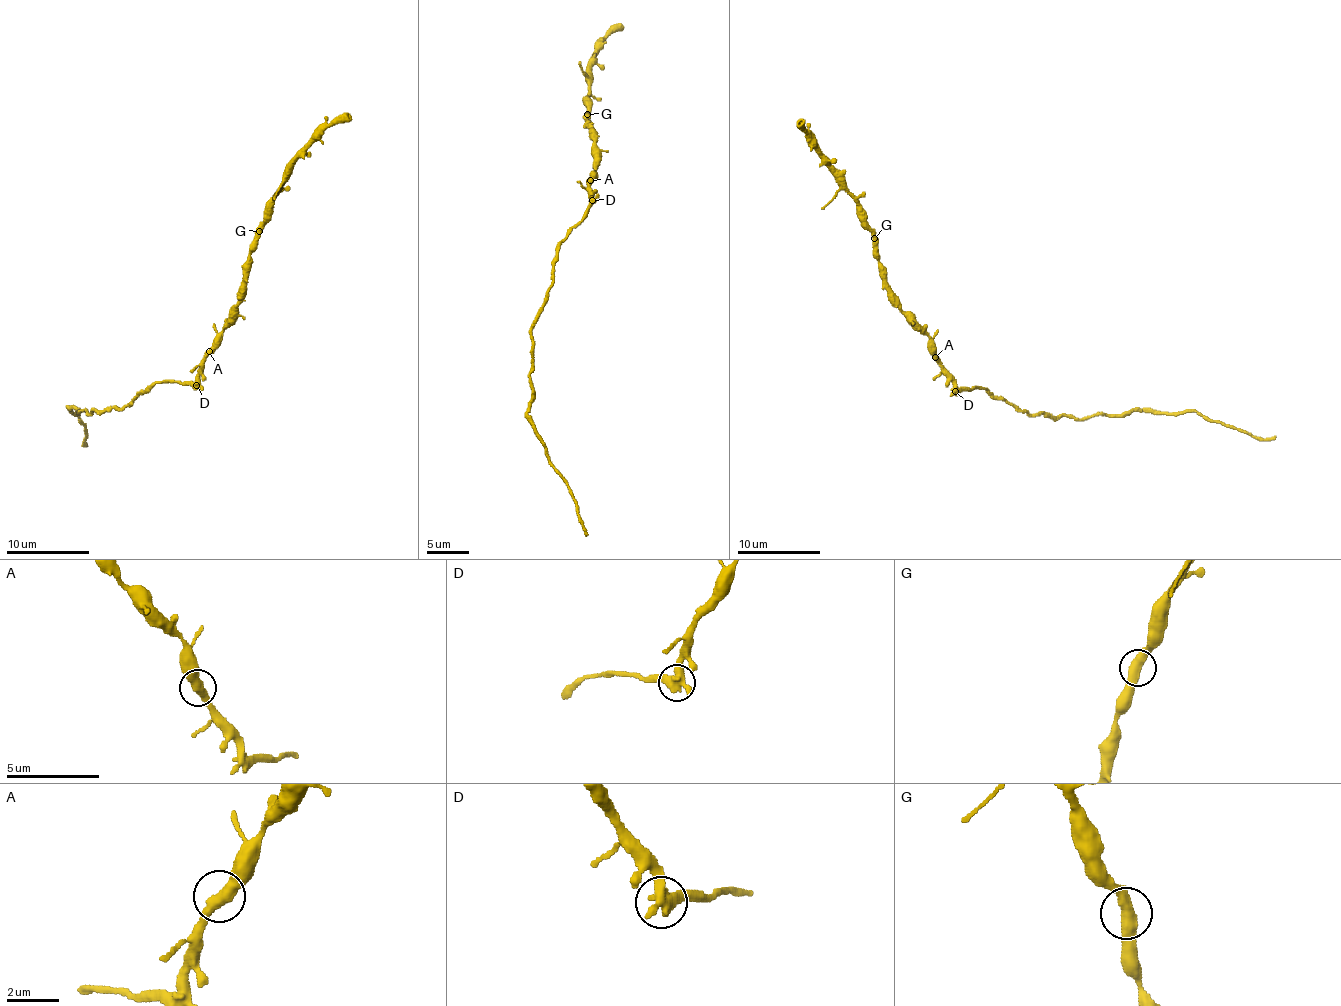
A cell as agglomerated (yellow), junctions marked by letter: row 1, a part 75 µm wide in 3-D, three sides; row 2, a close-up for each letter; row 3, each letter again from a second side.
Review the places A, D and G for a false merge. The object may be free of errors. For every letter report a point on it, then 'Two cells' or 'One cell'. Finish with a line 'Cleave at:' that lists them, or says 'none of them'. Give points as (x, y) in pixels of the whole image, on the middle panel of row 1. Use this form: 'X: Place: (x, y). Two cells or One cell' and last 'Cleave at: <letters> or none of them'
A: Place: (590, 180). One cell
D: Place: (592, 200). Two cells
G: Place: (587, 114). One cell
Cleave at: D

